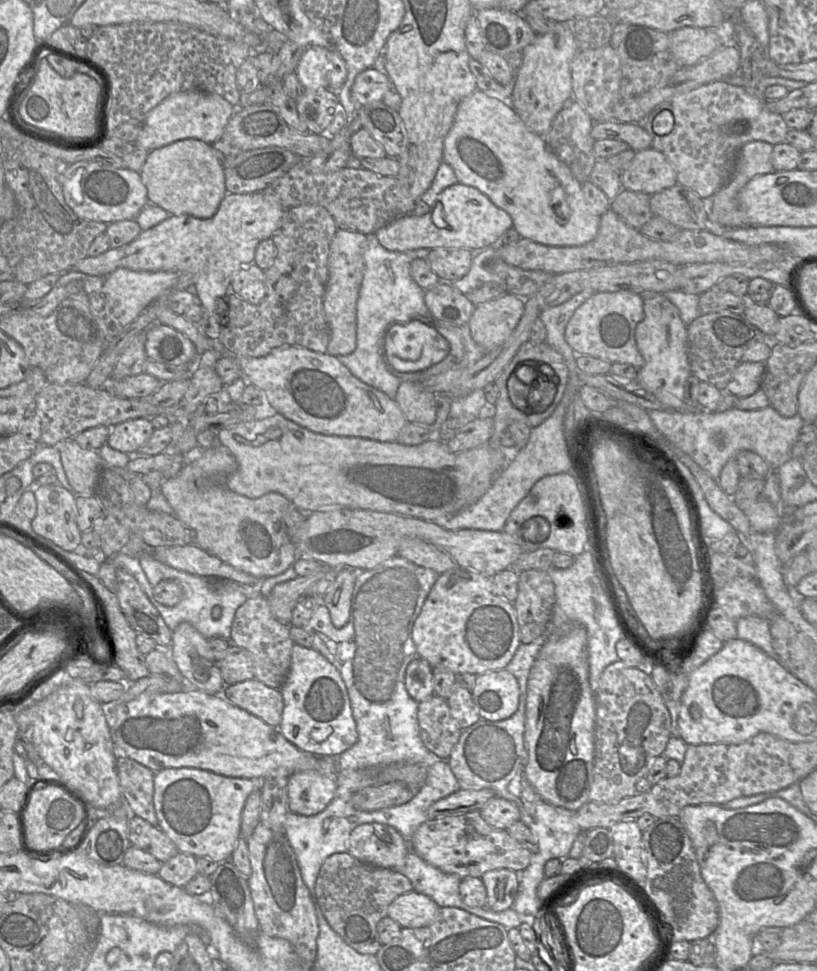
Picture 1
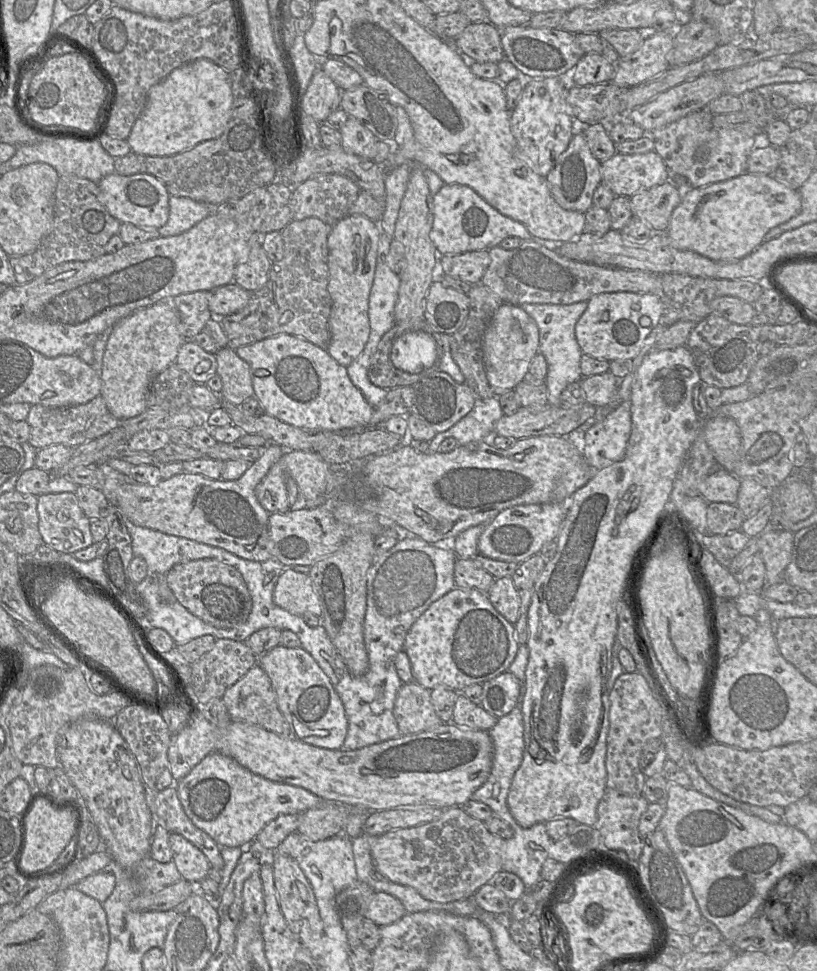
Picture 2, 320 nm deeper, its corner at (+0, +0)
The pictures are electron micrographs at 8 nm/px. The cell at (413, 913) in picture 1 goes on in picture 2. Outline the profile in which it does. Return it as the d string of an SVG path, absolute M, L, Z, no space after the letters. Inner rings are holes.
M375 892L365 912L365 919L382 927L400 920L405 914L403 904L396 897L385 892Z

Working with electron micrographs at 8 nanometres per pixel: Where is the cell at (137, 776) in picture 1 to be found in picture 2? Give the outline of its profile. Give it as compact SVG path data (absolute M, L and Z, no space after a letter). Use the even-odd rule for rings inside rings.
M176 783L155 795L156 824L164 826L170 833L177 833L196 846L208 859L211 867L221 870L224 861L221 856L221 847L204 831L197 828L188 818L179 800Z

